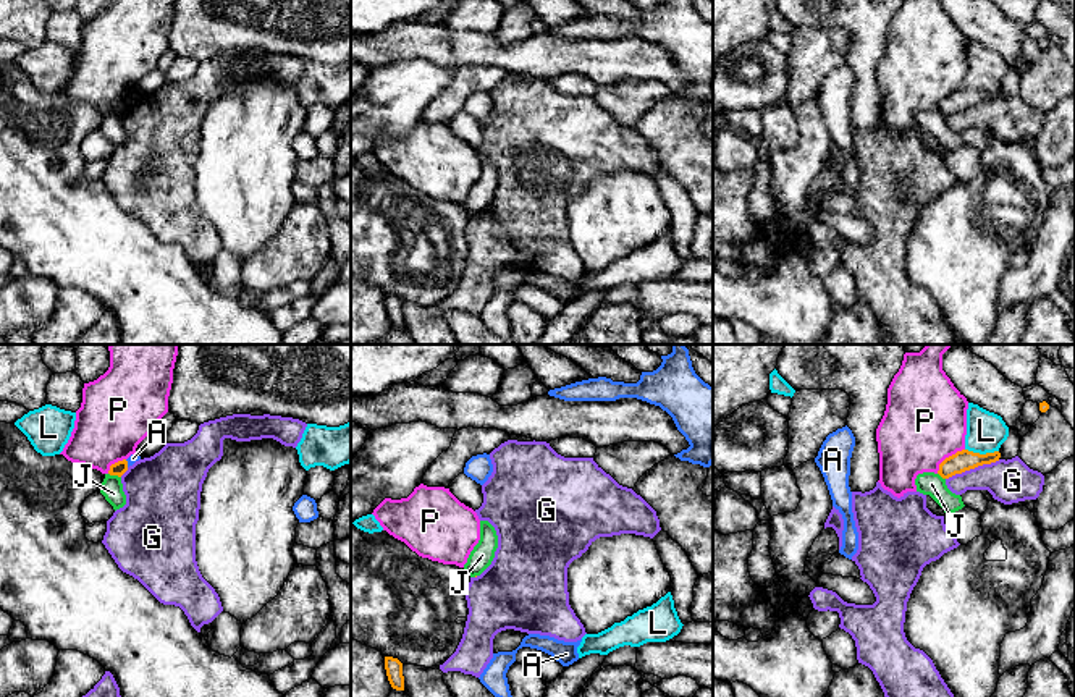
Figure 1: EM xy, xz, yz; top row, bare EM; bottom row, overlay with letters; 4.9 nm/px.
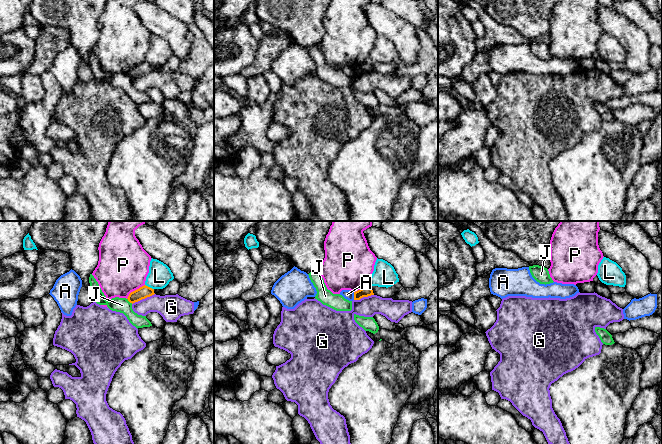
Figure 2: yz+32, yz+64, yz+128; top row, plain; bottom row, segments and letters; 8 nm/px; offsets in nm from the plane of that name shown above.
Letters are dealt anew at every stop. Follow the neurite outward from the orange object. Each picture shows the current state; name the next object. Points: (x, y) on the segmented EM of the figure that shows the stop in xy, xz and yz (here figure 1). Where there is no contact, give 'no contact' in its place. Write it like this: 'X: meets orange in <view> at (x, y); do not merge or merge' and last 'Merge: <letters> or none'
A: meets orange in xy at (126, 463); do not merge
G: meets orange in yz at (972, 468); do not merge
J: meets orange in xy at (115, 474); do not merge
L: meets orange in yz at (982, 455); do not merge
P: meets orange in yz at (949, 456); do not merge
Merge: none

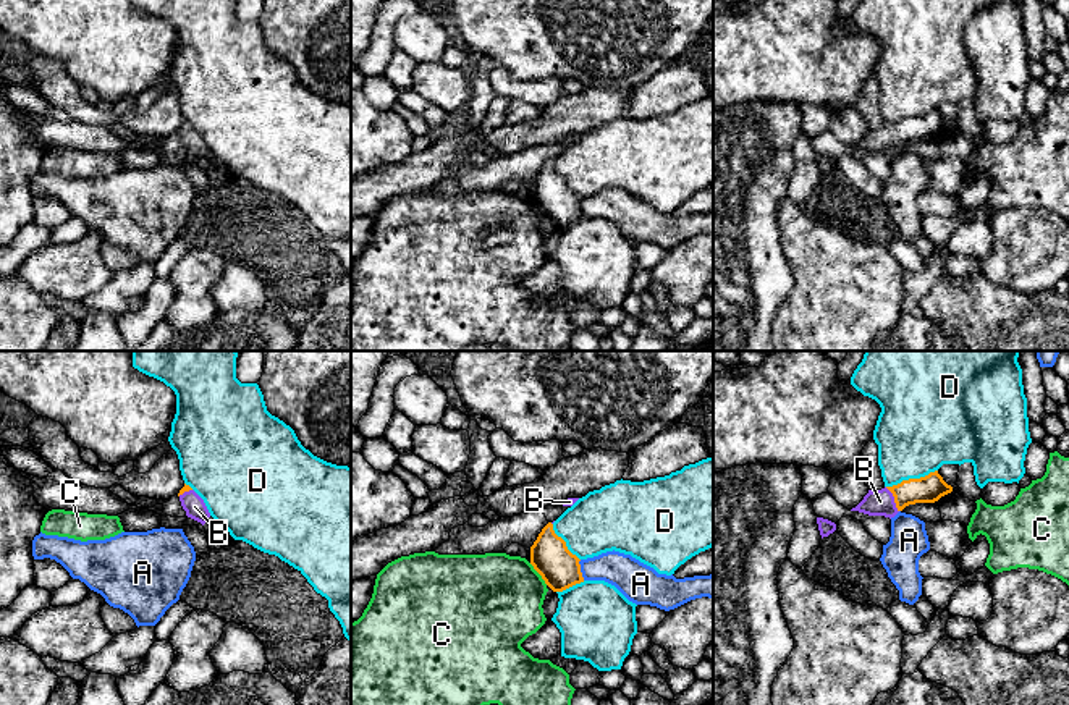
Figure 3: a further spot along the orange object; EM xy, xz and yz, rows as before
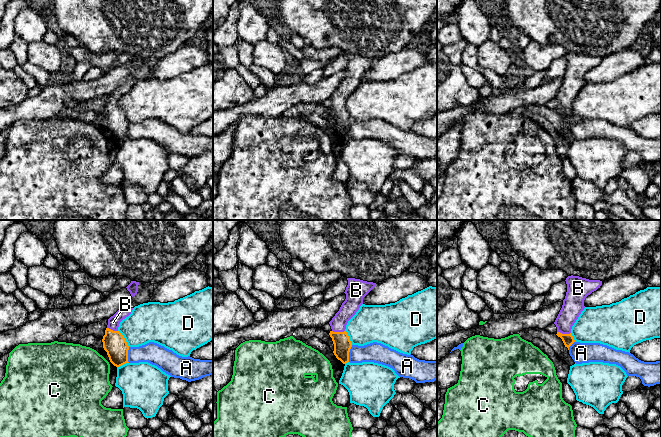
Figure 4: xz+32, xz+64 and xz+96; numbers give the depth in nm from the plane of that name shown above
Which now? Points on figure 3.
A: meets orange in xz at (579, 569); do not merge
B: meets orange in yz at (895, 500); merge
C: meets orange in xz at (539, 573); do not merge
D: meets orange in yz at (911, 479); do not merge
Merge: B

